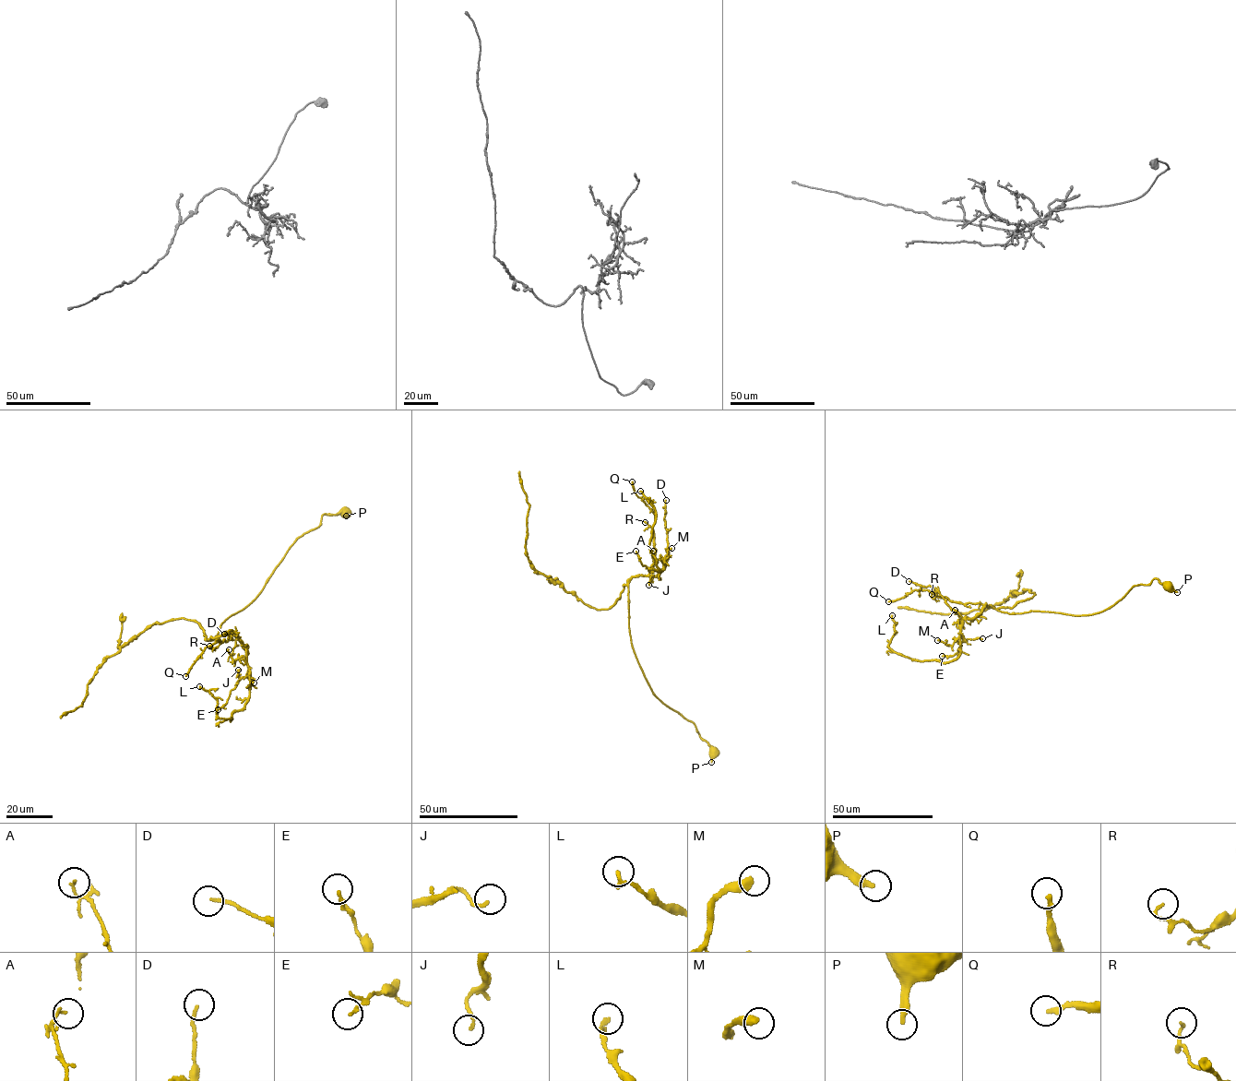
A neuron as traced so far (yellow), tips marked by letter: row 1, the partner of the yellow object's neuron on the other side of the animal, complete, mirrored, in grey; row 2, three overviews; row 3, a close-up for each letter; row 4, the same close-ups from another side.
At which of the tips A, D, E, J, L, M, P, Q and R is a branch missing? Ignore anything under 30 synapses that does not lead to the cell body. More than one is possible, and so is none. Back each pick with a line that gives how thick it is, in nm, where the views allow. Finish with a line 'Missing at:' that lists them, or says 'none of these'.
Missing at: none of these

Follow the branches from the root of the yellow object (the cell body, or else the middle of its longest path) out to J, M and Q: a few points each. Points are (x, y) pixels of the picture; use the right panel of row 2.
J: (1167, 587), (1154, 578), (1134, 585), (1083, 615), (1008, 613), (985, 604), (961, 628), (964, 641), (982, 638)
M: (1167, 587), (1154, 578), (1134, 585), (1083, 615), (1008, 613), (985, 604), (964, 620), (952, 646), (937, 640)
Q: (1167, 587), (1154, 578), (1102, 611), (1080, 615), (1008, 613), (927, 589), (888, 601)

